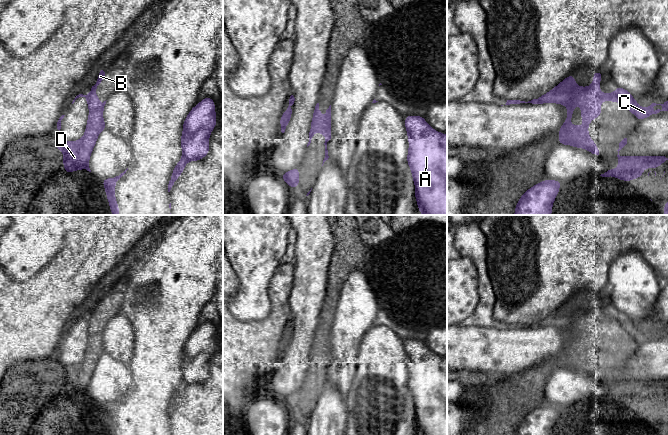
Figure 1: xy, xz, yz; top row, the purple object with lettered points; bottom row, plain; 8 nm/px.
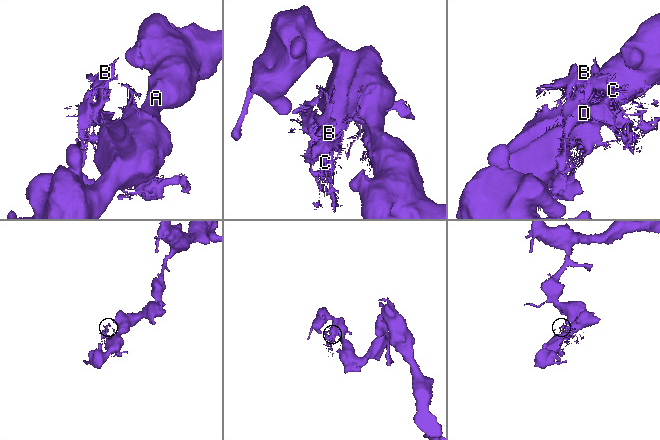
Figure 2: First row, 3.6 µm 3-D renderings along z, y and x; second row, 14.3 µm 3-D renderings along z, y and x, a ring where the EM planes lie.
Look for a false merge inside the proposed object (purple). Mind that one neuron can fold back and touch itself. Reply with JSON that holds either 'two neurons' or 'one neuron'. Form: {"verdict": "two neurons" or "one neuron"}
{"verdict": "one neuron"}

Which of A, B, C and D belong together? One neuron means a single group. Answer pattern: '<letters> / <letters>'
A B C D

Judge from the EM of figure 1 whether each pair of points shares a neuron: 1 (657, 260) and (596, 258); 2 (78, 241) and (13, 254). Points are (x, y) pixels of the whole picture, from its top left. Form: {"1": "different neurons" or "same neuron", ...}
{"1": "same neuron", "2": "different neurons"}

